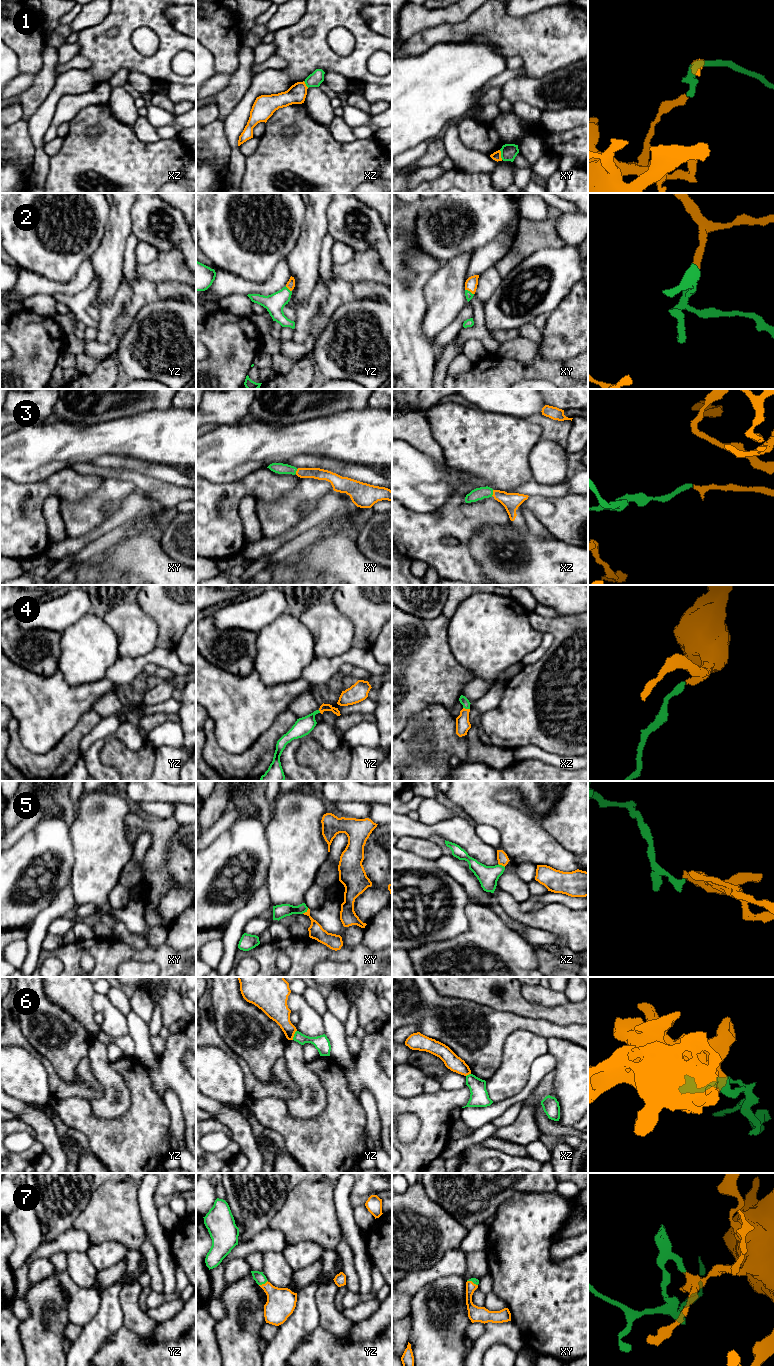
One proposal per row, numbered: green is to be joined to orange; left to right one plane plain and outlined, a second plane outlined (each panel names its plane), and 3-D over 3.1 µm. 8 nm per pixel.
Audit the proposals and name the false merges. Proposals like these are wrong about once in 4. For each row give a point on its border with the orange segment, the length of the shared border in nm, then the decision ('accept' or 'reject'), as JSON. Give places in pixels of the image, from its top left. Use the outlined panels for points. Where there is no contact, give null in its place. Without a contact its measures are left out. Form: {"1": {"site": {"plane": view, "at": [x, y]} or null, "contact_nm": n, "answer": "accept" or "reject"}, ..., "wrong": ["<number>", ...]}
{"1": {"site": {"plane": "xy", "at": [500, 155]}, "contact_nm": 80, "answer": "reject"}, "2": {"site": {"plane": "xy", "at": [469, 290]}, "contact_nm": 80, "answer": "accept"}, "3": {"site": {"plane": "xz", "at": [493, 493]}, "contact_nm": 50, "answer": "accept"}, "4": {"site": {"plane": "xz", "at": [466, 709]}, "contact_nm": 60, "answer": "accept"}, "5": {"site": {"plane": "xy", "at": [305, 912]}, "contact_nm": 70, "answer": "reject"}, "6": {"site": {"plane": "yz", "at": [293, 1035]}, "contact_nm": 90, "answer": "reject"}, "7": {"site": {"plane": "yz", "at": [263, 1284]}, "contact_nm": 80, "answer": "accept"}, "wrong": ["1", "5", "6"]}

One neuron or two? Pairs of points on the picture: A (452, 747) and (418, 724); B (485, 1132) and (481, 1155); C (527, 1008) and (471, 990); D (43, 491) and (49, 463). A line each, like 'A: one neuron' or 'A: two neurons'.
A: one neuron
B: two neurons
C: one neuron
D: two neurons

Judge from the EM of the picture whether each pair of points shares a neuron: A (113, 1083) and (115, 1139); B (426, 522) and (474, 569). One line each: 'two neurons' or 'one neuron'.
A: two neurons
B: one neuron

